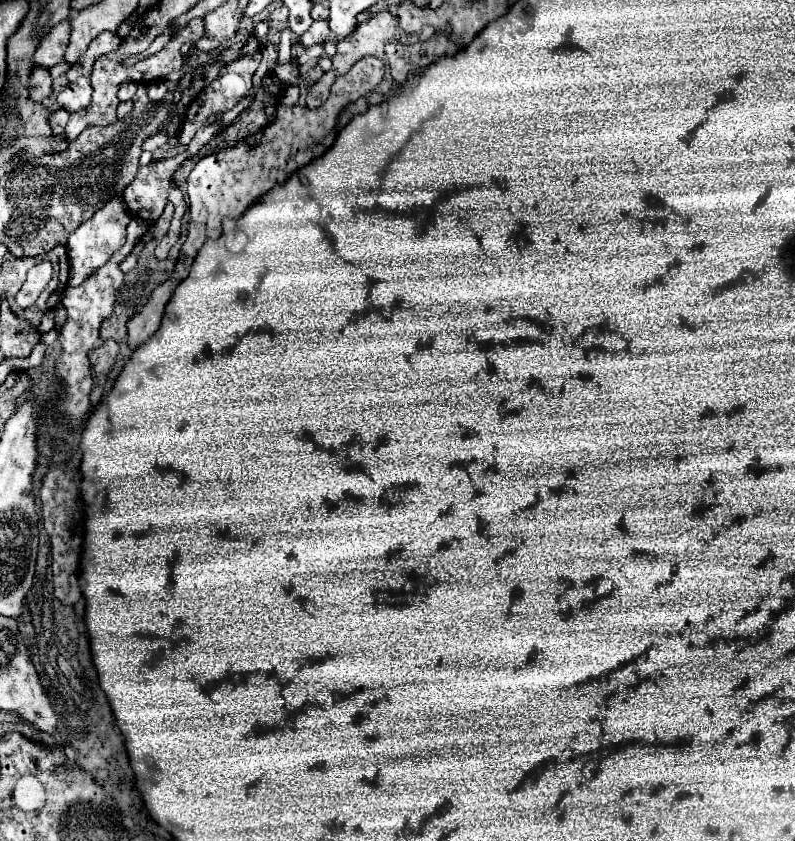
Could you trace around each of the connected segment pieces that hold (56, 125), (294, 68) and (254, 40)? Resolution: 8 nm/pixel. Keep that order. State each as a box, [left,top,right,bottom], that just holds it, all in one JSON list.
[[49,108,69,134],[274,62,299,85],[241,32,259,56]]

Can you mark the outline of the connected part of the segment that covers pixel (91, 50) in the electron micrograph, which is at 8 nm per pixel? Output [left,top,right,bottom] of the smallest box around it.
[67,34,121,80]

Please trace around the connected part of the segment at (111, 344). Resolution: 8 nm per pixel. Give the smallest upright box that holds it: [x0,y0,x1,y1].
[91,340,119,406]

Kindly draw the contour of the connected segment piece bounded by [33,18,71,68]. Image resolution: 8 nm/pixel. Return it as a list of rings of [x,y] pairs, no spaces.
[[[67,18],[65,22],[59,22],[47,36],[45,40],[41,42],[41,46],[37,48],[33,60],[35,64],[41,64],[41,66],[55,66],[59,62],[63,62],[63,56],[65,56],[65,50],[69,46],[69,34],[71,34],[71,18]]]

